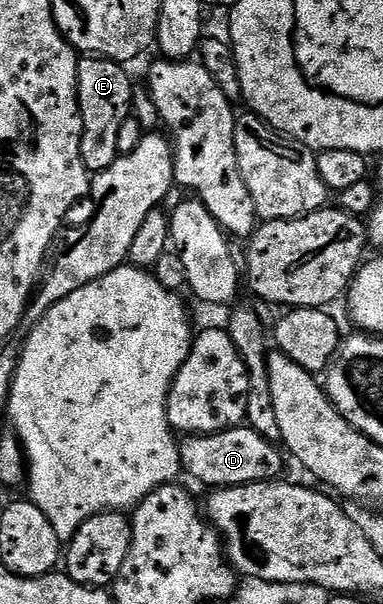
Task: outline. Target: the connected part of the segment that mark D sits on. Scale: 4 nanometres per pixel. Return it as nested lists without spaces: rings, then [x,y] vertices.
[[[247,424],[234,426],[231,430],[220,430],[218,434],[195,434],[186,437],[180,447],[182,471],[186,475],[190,474],[195,481],[209,486],[208,488],[271,482],[282,477],[281,469],[285,466],[281,459],[282,451],[274,443],[263,440],[263,436],[259,436],[259,432],[255,432]]]

